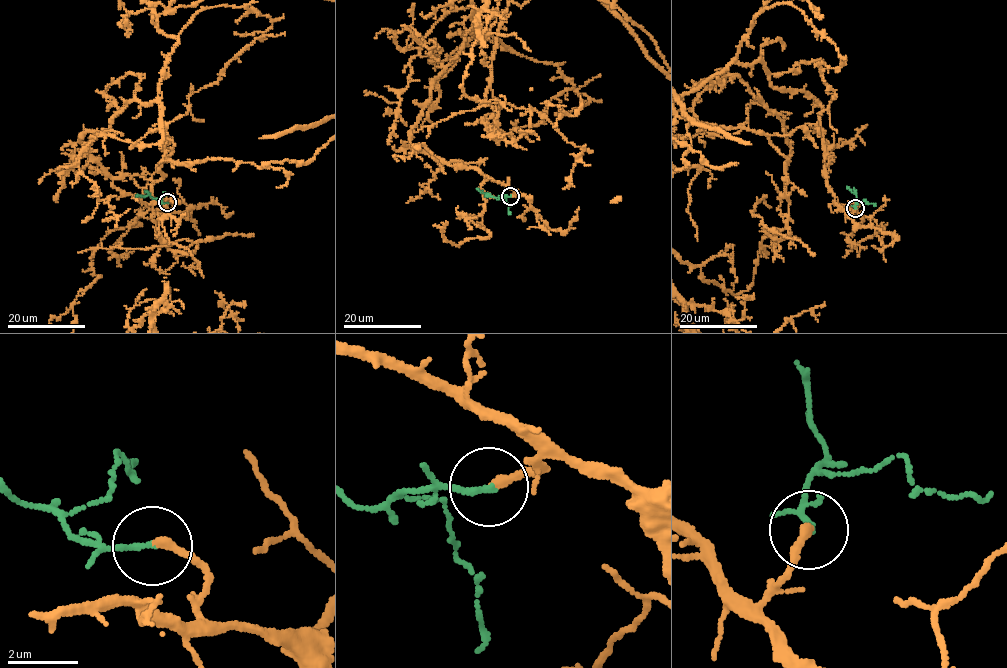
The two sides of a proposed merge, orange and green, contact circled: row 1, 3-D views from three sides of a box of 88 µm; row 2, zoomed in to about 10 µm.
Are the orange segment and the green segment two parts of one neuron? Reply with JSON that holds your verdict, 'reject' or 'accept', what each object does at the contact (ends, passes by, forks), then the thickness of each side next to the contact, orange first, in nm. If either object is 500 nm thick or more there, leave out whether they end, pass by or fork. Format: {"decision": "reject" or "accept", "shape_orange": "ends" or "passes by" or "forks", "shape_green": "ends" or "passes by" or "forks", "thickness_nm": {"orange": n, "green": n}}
{"decision": "accept", "shape_orange": "ends", "shape_green": "ends", "thickness_nm": {"orange": 260, "green": 180}}

